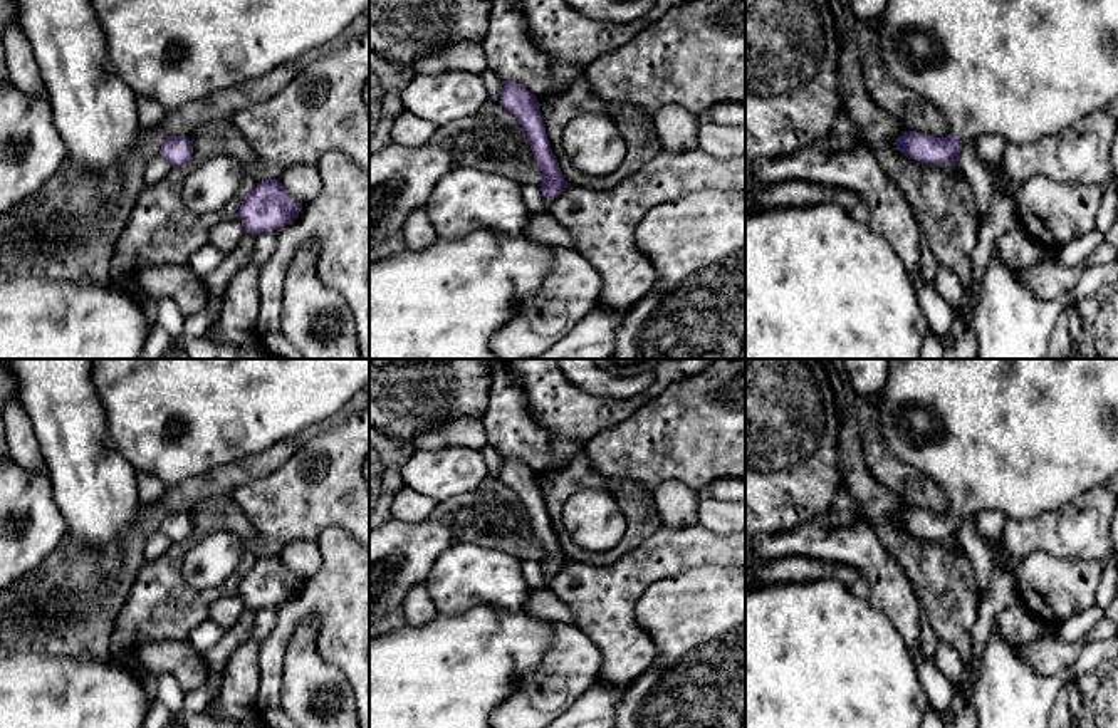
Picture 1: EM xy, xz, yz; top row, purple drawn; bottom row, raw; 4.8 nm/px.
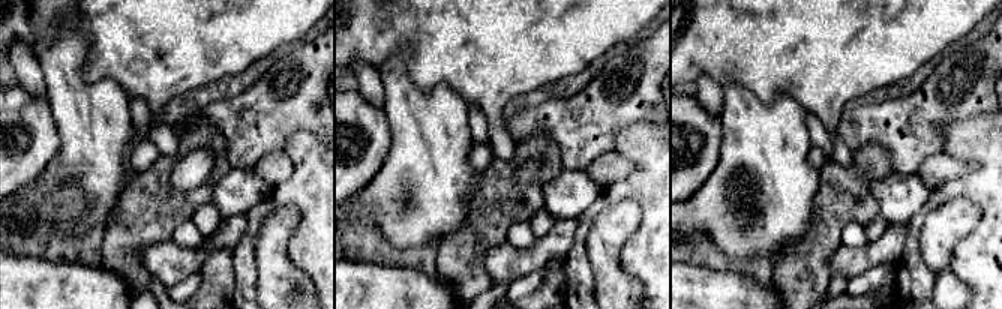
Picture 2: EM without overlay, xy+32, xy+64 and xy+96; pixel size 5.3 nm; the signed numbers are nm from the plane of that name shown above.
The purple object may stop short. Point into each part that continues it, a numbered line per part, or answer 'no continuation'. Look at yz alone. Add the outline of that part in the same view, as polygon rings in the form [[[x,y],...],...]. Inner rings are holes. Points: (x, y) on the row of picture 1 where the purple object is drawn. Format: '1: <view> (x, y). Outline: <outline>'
1: yz (1024, 69). Outline: [[[888,0],[881,20],[878,42],[890,75],[933,102],[962,141],[1000,134],[1007,143],[1036,143],[1118,97],[1118,0]]]

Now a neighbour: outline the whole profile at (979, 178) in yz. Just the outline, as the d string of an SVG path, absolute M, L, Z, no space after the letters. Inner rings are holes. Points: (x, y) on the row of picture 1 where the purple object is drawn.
M962 141L959 163L960 173L975 196L979 211L985 216L990 208L994 181L990 171L977 158L975 141Z

